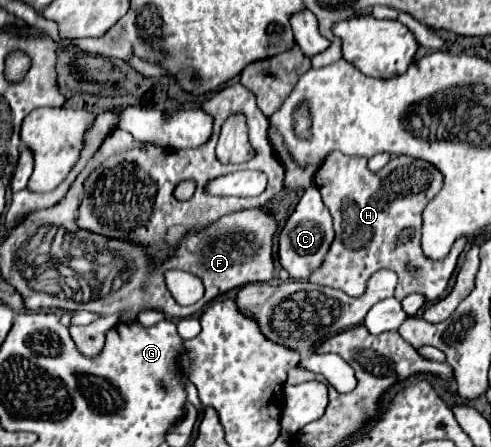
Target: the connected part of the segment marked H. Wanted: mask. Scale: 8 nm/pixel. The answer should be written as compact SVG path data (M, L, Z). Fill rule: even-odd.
M334 151L324 159L316 177L320 179L324 205L328 201L328 211L334 219L336 239L326 255L324 267L310 277L314 285L334 287L350 297L360 297L364 295L372 273L390 269L398 275L398 301L410 293L420 293L426 301L436 301L444 293L468 239L456 240L442 261L432 261L422 253L422 211L442 187L442 175L434 165L414 157L392 157L386 167L372 173L368 171L364 157ZM406 263L412 263L418 269L418 275L412 277Z

